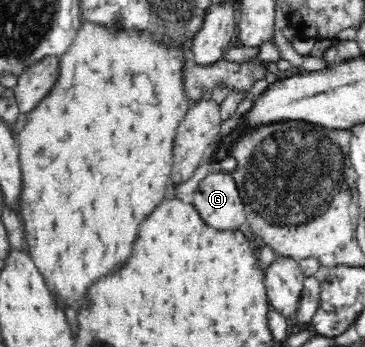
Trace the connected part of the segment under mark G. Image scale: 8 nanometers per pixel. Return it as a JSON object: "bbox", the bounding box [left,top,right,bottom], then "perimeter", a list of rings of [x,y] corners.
{"bbox":[193,167,247,230],"perimeter":[[[219,167],[210,169],[193,192],[193,204],[209,225],[219,230],[238,229],[247,221],[244,202],[234,176]]]}

